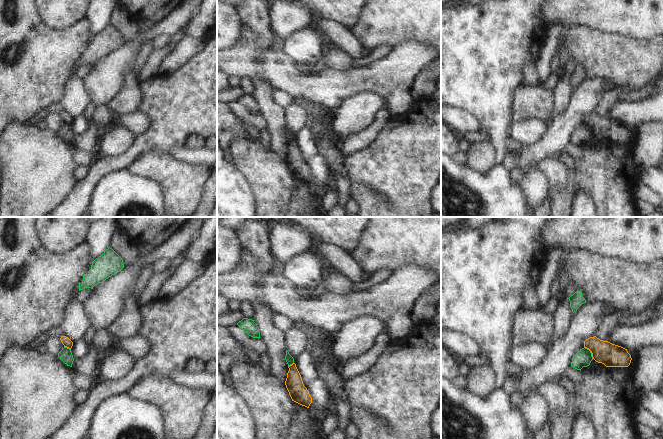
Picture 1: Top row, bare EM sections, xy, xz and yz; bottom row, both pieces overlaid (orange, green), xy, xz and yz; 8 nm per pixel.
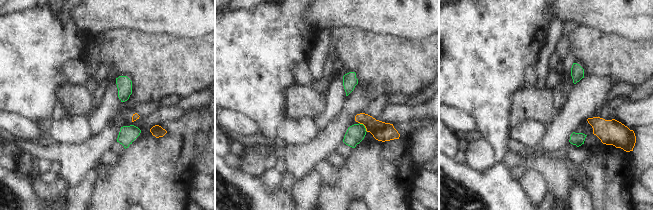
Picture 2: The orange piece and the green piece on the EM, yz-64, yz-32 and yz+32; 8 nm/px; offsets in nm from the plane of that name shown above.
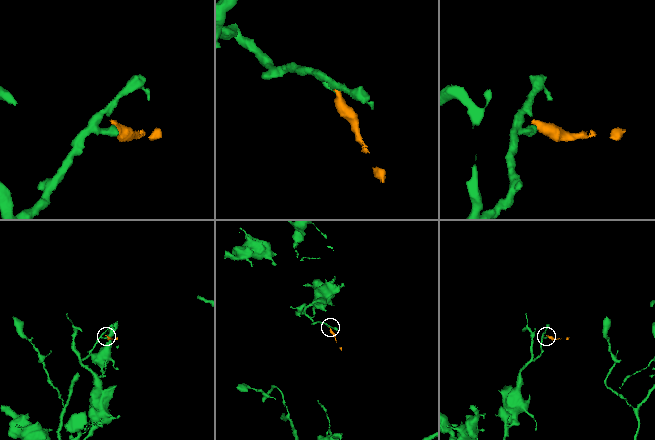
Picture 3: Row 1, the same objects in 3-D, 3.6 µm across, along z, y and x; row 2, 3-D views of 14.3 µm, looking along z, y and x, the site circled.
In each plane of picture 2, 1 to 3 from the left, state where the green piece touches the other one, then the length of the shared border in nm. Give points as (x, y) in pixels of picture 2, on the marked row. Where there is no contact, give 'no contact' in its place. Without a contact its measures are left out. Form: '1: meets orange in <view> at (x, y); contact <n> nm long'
1: no contact
2: meets orange in yz-32 at (364, 125); contact 100 nm long
3: no contact

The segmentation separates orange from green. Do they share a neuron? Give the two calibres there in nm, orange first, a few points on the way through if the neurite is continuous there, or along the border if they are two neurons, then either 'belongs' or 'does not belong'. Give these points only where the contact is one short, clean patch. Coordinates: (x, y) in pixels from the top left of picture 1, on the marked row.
190/140 nm | along yz (584, 346), (590, 351), (593, 358) | does not belong

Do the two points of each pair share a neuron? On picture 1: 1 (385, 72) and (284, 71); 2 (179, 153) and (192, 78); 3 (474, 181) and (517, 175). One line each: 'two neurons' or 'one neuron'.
1: one neuron
2: two neurons
3: two neurons

